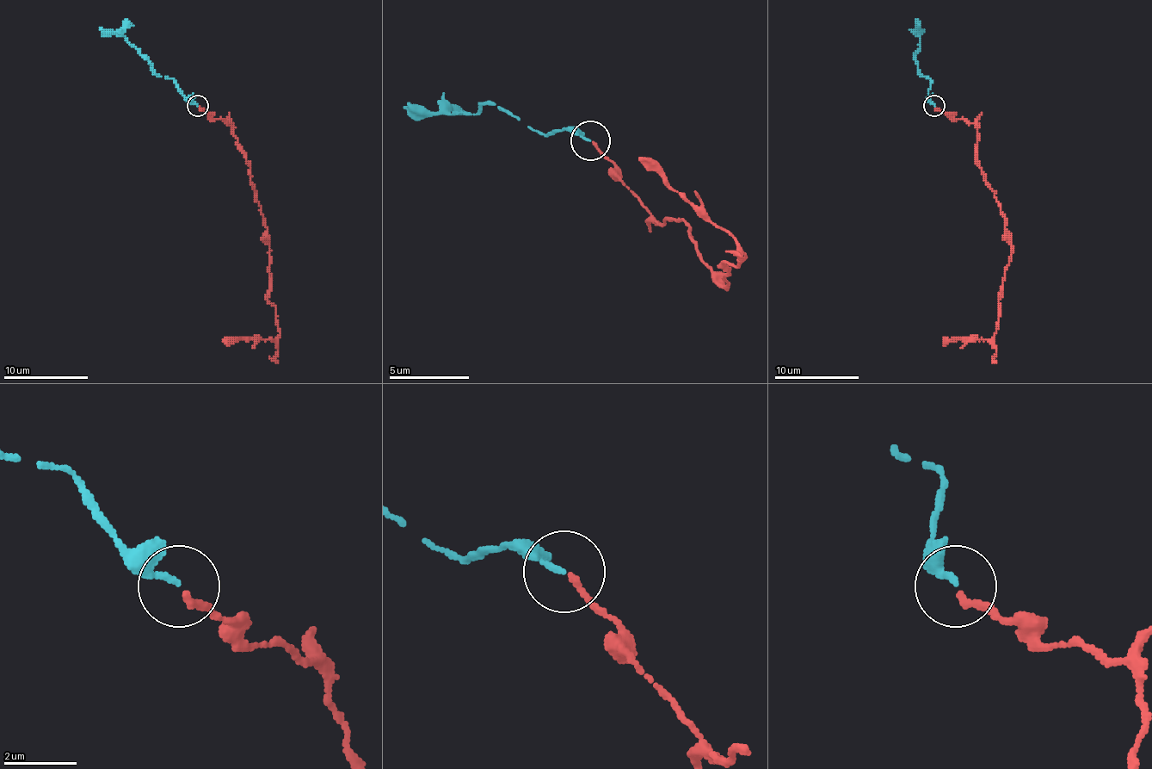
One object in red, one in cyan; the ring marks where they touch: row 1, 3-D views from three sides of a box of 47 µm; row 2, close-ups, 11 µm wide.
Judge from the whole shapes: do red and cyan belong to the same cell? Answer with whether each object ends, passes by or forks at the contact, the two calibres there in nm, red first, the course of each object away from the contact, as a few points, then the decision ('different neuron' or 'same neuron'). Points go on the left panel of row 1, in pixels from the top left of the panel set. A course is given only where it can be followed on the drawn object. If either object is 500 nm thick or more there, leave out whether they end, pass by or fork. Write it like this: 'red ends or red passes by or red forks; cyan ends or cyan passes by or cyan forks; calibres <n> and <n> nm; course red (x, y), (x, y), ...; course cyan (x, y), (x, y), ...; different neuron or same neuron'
red ends; cyan ends; calibres 180 and 140 nm; course red (200, 106), (231, 125), (250, 167), (269, 246), (267, 299), (275, 307), (280, 335), (223, 341); course cyan (197, 106), (184, 96), (172, 78), (159, 77), (123, 36), (106, 34), (100, 27); same neuron

